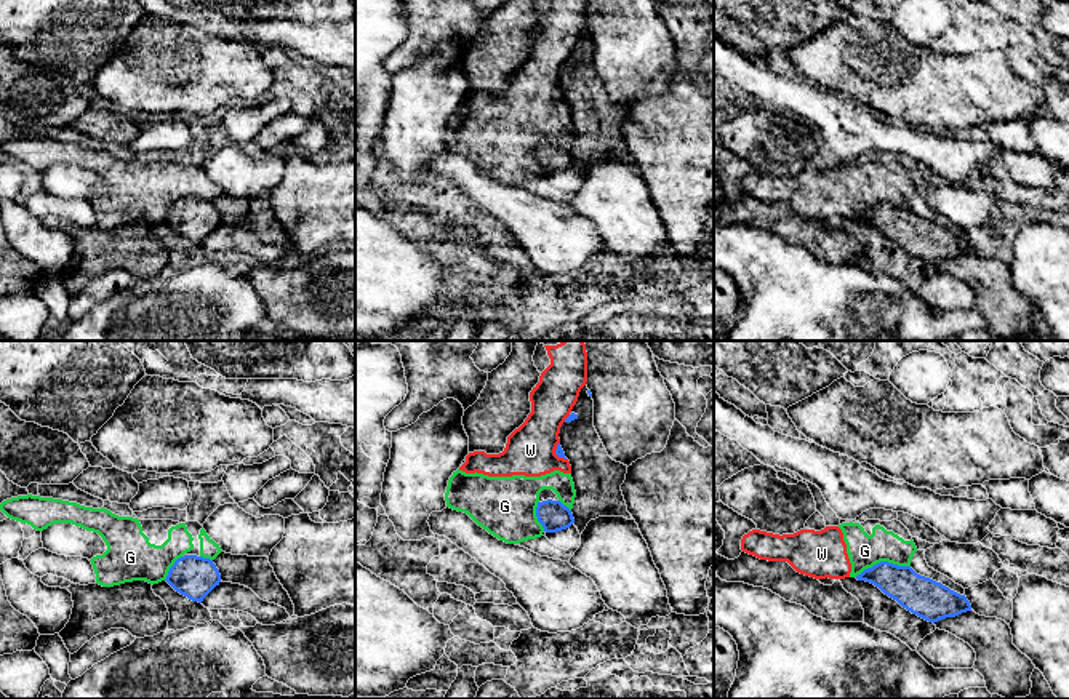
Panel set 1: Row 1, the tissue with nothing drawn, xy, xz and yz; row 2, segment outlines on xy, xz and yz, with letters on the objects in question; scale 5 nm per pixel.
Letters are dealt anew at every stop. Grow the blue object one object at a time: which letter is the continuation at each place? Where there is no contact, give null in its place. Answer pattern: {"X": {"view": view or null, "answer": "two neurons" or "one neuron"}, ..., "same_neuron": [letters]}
{"G": {"view": "yz", "answer": "two neurons"}, "W": {"view": "xz", "answer": "two neurons"}, "same_neuron": []}

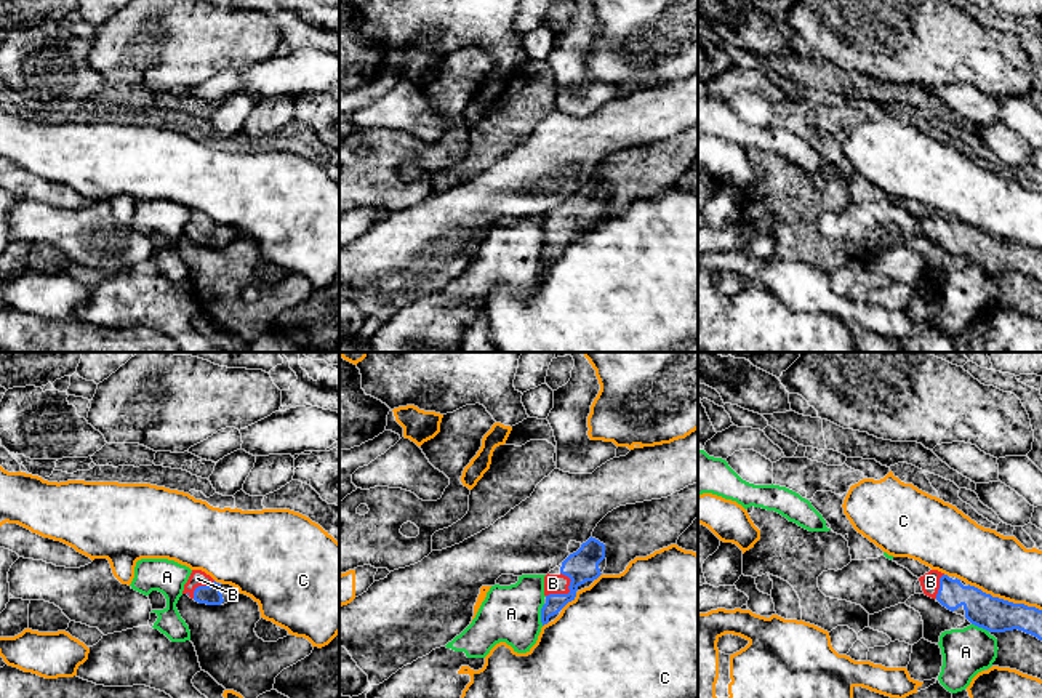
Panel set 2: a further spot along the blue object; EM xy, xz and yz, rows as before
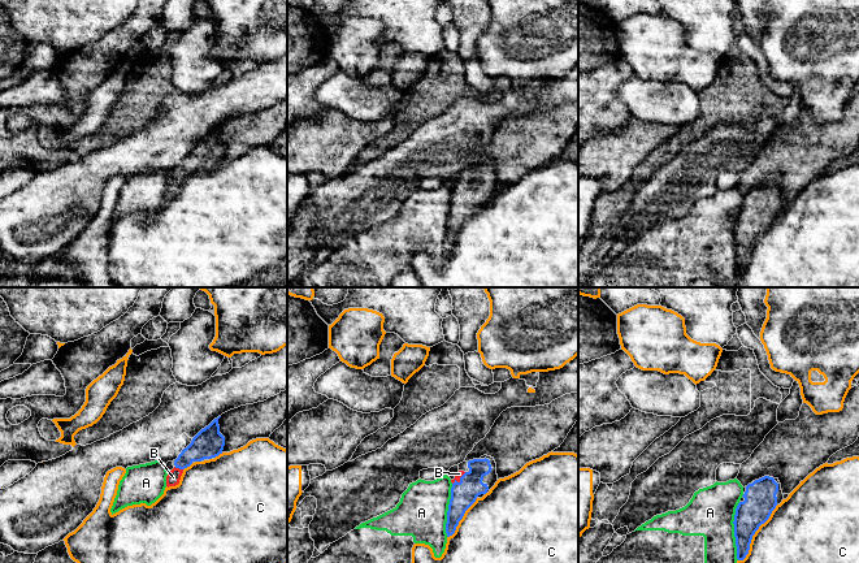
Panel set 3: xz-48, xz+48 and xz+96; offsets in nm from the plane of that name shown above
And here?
{"A": {"view": "xz", "answer": "two neurons"}, "B": {"view": "xz", "answer": "one neuron"}, "C": {"view": "yz", "answer": "two neurons"}, "same_neuron": ["B"]}

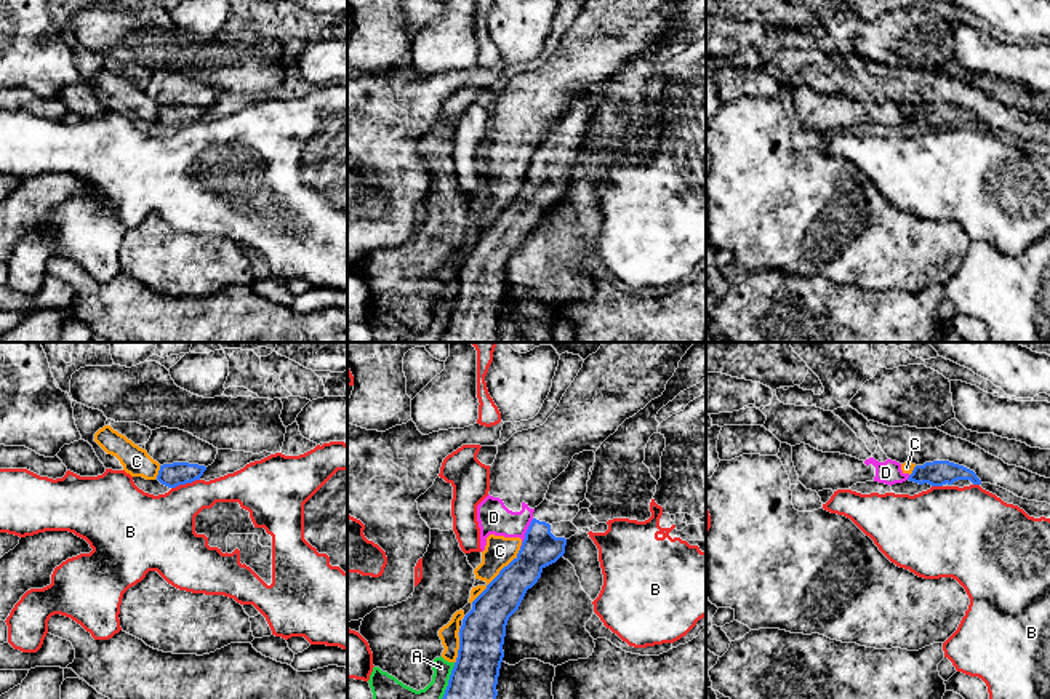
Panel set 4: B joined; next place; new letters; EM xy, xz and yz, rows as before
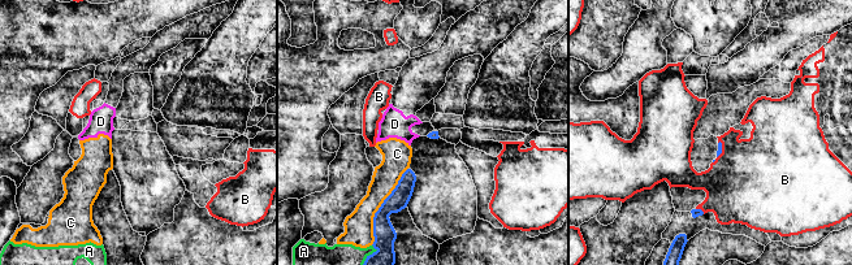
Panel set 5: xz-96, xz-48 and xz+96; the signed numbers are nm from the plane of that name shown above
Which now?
{"A": {"view": "xz", "answer": "two neurons"}, "B": {"view": "xy", "answer": "two neurons"}, "C": {"view": "xz", "answer": "two neurons"}, "D": {"view": "xz", "answer": "two neurons"}, "same_neuron": []}

